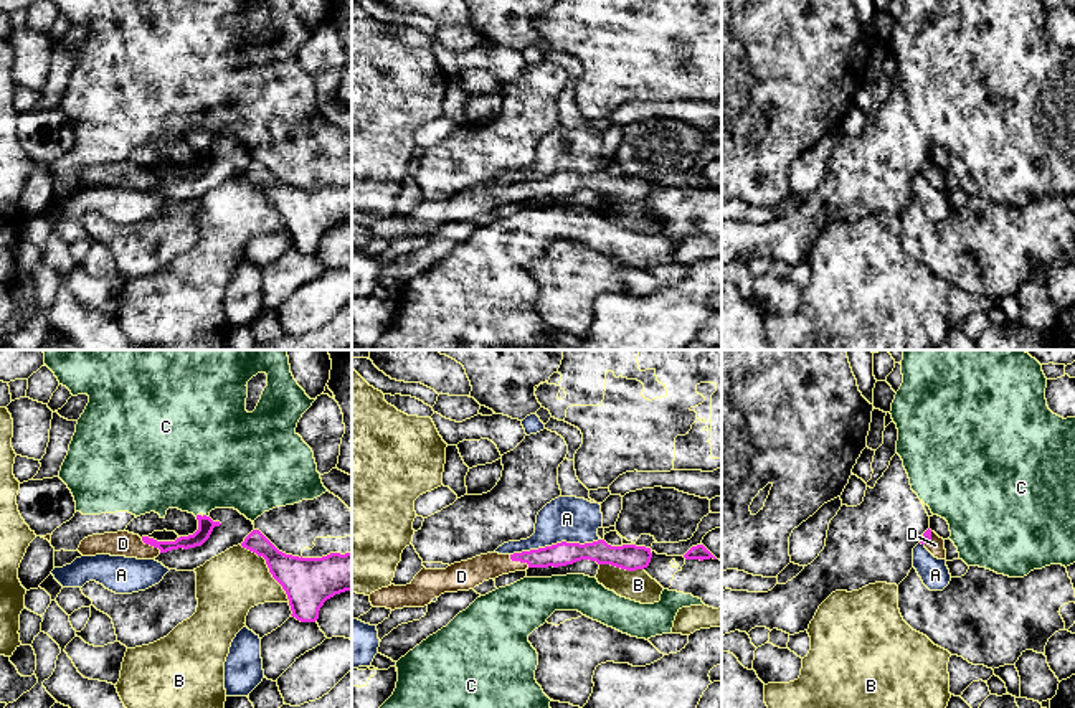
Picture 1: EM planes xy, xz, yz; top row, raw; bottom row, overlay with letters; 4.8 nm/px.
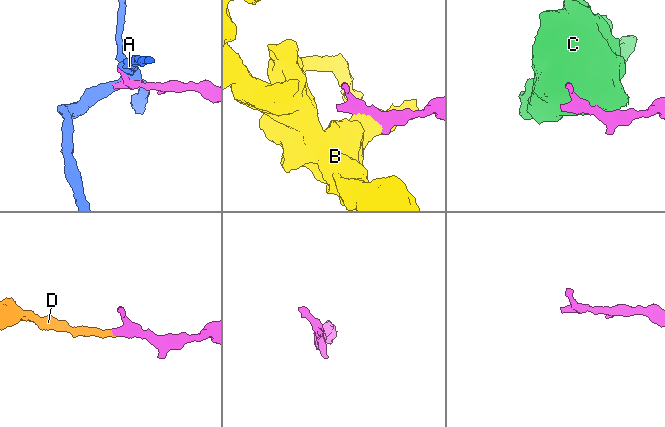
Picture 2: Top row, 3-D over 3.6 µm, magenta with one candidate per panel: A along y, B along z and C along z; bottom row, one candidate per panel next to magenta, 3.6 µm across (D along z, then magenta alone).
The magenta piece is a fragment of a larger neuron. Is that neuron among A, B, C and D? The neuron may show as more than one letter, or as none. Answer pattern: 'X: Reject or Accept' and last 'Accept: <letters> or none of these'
A: Reject
B: Reject
C: Reject
D: Accept
Accept: D

